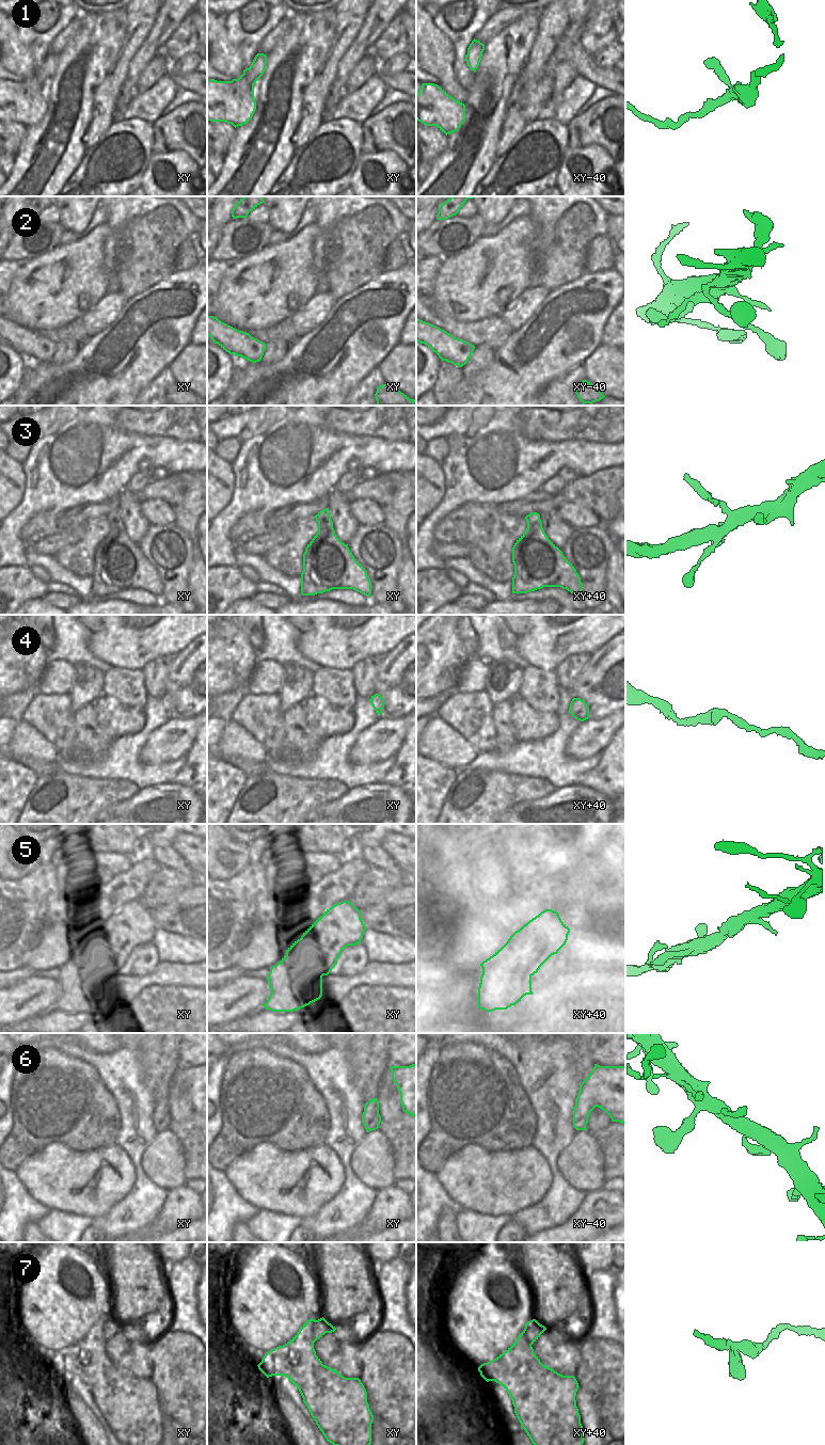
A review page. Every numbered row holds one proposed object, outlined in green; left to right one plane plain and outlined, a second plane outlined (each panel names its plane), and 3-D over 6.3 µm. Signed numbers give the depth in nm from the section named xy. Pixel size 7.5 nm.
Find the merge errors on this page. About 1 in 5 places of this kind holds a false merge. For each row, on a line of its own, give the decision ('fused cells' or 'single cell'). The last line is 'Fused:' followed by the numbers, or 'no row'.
1: single cell
2: single cell
3: single cell
4: single cell
5: single cell
6: single cell
7: single cell
Fused: no row

